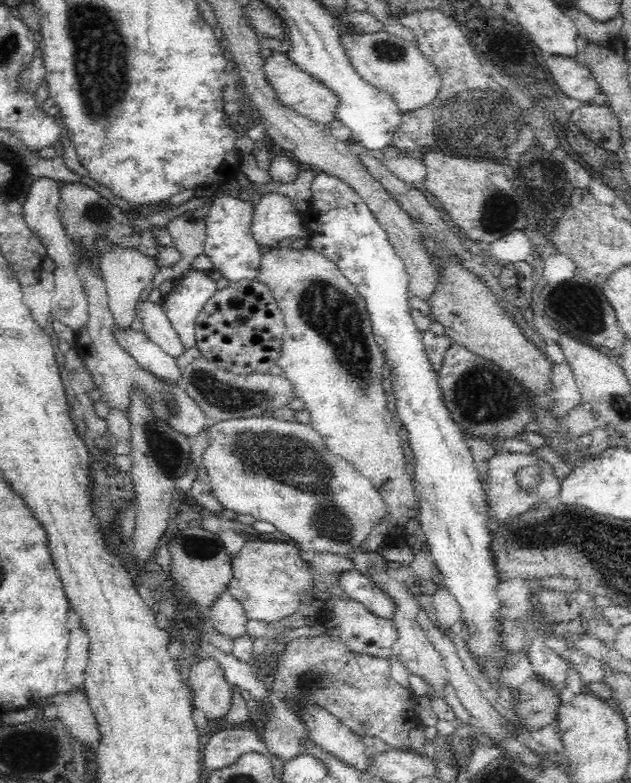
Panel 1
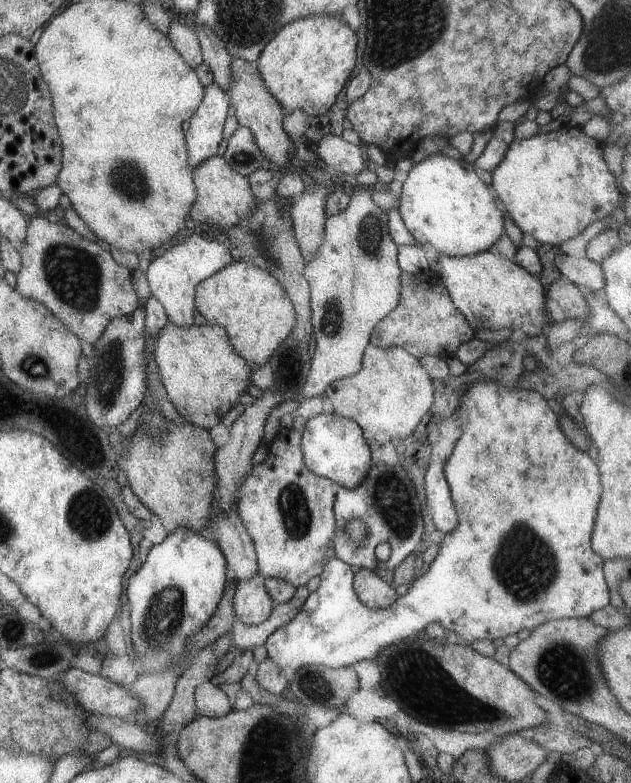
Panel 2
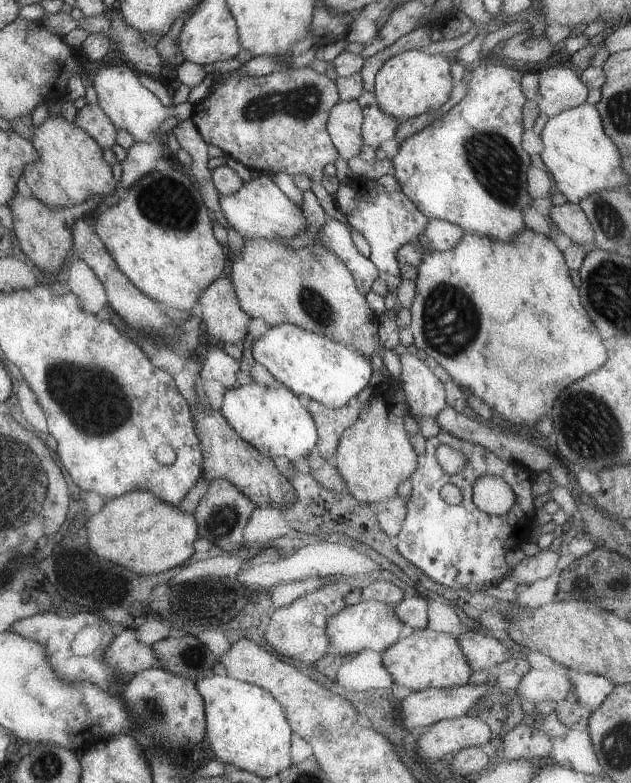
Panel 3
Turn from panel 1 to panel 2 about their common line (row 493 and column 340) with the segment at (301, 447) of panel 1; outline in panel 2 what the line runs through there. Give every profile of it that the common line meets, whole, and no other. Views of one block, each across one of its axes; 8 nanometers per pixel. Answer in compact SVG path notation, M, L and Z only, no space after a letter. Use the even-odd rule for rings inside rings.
M350 188L347 208L324 218L321 246L317 248L317 254L313 254L313 258L304 264L303 276L309 286L311 326L315 334L311 340L315 348L305 384L299 390L303 398L321 396L331 382L357 374L375 324L385 318L399 302L399 274L402 270L396 259L398 246L388 233L387 211L371 200L371 193L371 188Z

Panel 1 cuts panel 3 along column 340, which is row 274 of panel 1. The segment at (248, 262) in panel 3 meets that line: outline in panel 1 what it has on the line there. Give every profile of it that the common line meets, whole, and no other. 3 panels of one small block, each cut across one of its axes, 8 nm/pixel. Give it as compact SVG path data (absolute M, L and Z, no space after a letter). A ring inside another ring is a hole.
M275 247L264 253L261 261L260 281L270 289L284 321L280 356L275 362L281 369L280 374L292 383L294 397L299 398L303 408L308 409L310 425L322 435L328 450L347 460L369 479L386 503L386 516L374 524L368 538L359 546L362 550L377 551L379 547L388 544L390 536L392 542L404 536L406 523L410 519L418 519L419 502L413 485L413 474L408 473L411 465L406 462L402 448L404 433L382 387L382 369L387 359L372 332L373 324L366 301L334 262L310 248L292 250Z

